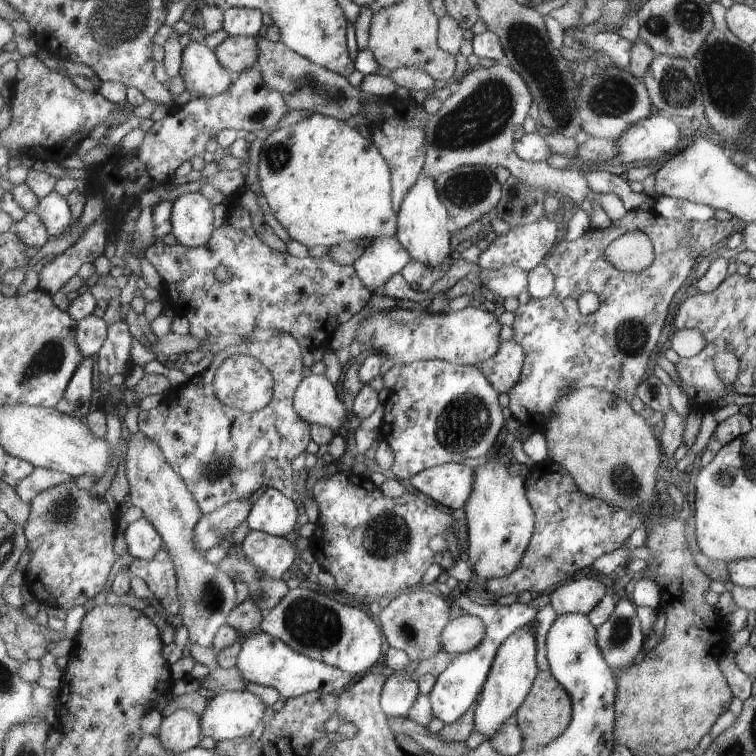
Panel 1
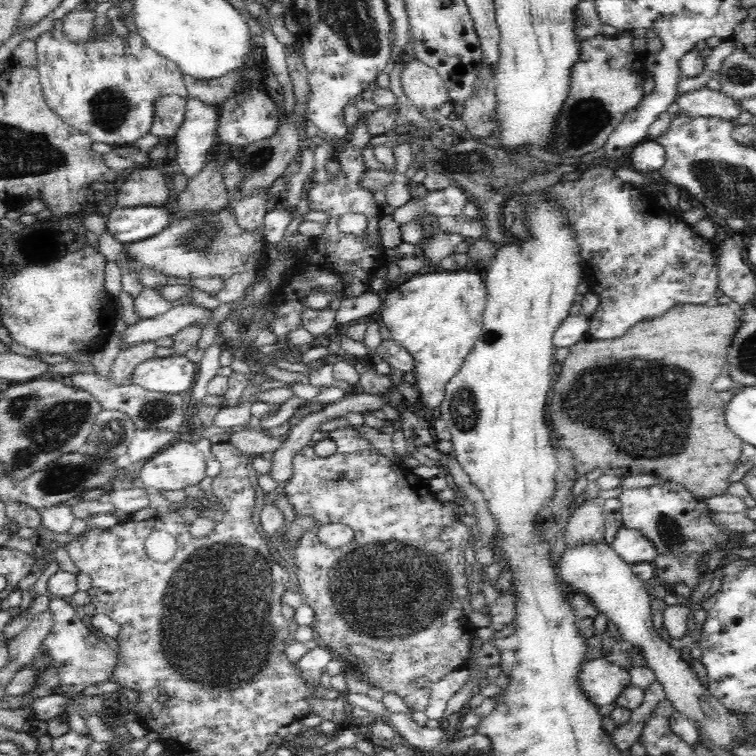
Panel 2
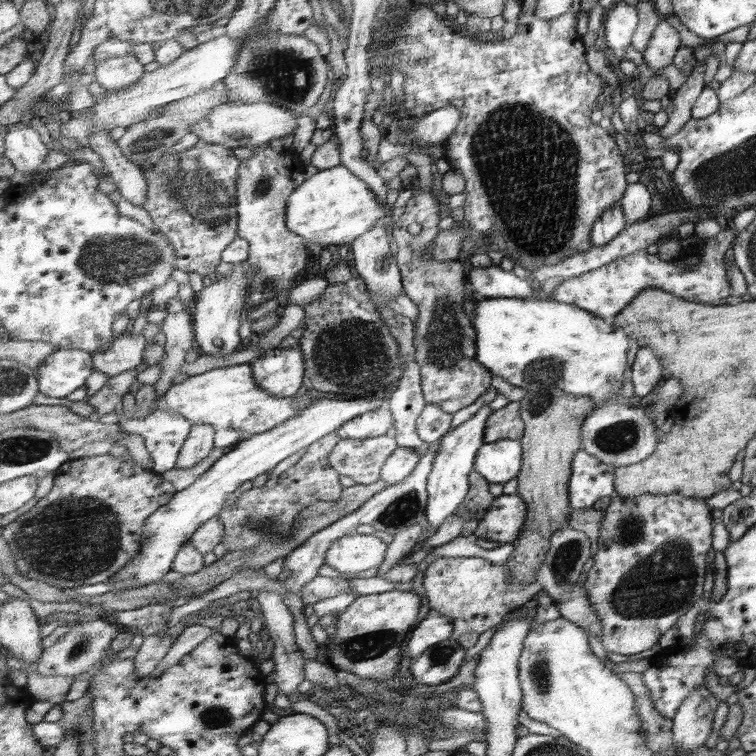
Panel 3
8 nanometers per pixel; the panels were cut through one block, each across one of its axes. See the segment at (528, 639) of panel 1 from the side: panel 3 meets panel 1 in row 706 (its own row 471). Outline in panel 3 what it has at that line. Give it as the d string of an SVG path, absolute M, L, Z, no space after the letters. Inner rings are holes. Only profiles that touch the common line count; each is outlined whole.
M503 439L485 443L479 449L474 470L490 483L504 483L517 478L523 466L524 450L521 441Z

